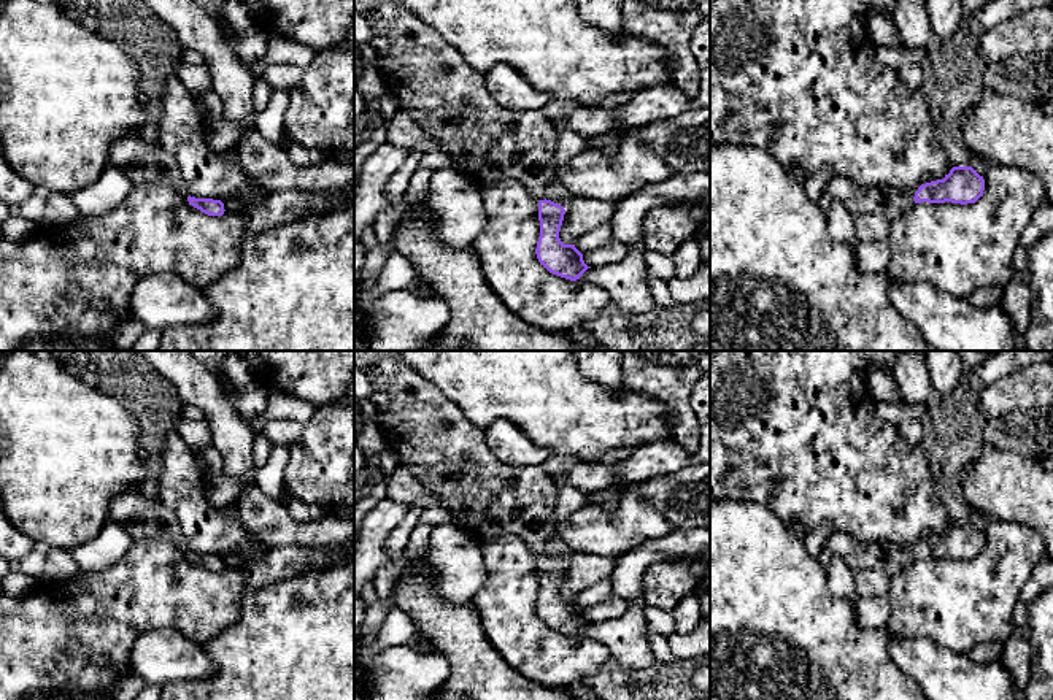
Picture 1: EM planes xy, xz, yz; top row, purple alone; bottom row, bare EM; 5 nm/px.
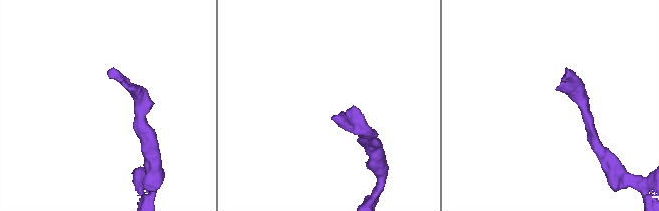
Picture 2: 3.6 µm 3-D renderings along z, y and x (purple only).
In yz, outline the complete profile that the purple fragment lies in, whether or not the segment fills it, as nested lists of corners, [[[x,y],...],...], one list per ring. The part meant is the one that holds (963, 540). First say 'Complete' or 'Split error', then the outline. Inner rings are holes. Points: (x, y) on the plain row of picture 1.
Split error. [[[953,522],[943,535],[921,540],[915,549],[904,549],[881,540],[861,541],[845,532],[831,533],[824,541],[831,556],[843,559],[854,573],[867,568],[894,573],[921,557],[975,559],[983,546],[985,535],[972,522]]]

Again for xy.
Split error. [[[137,489],[124,490],[111,498],[110,516],[132,541],[164,540],[175,544],[189,560],[208,571],[222,571],[224,559],[213,554],[195,554],[186,548],[178,519],[157,497],[143,495]]]

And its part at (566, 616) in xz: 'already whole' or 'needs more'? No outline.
needs more

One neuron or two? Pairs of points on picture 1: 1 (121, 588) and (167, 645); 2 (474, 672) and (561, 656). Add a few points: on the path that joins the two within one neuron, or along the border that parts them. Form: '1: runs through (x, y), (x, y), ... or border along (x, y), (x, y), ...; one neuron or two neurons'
1: border along (191, 638), (170, 627), (146, 629), (129, 656); two neurons
2: border along (486, 635), (496, 651), (515, 670), (536, 683); two neurons

